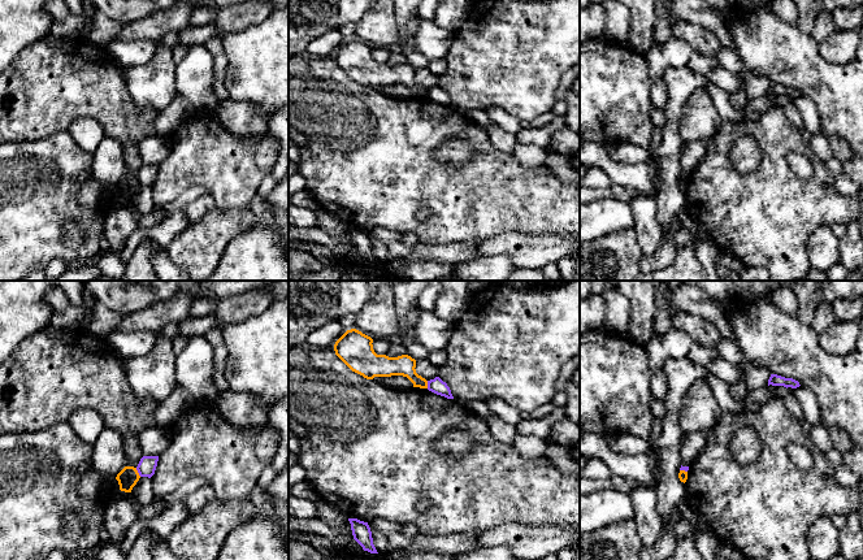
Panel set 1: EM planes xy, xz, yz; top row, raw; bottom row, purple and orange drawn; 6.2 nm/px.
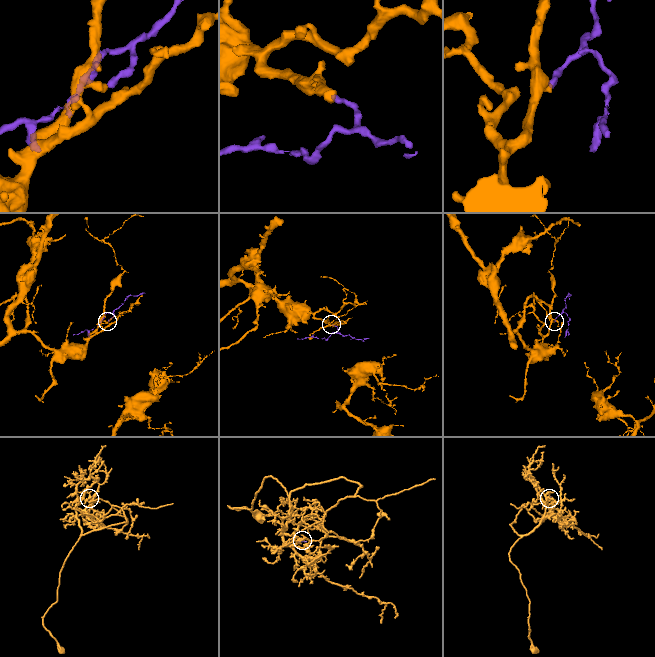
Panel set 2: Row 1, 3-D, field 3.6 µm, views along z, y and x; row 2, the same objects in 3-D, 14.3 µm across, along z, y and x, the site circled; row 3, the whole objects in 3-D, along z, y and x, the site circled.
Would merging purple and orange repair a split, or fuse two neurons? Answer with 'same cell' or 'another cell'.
another cell

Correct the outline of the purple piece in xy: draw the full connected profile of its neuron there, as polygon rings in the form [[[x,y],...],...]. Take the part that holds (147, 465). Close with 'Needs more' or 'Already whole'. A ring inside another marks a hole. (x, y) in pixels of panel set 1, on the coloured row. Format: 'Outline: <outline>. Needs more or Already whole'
Outline: [[[143,456],[136,466],[140,477],[151,478],[155,474],[159,456]]]. Already whole

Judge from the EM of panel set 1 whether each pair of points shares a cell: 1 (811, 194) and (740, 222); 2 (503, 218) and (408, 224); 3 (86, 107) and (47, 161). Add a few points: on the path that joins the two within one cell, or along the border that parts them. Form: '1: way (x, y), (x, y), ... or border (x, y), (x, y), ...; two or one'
1: way (793, 209), (758, 217); one
2: way (480, 218), (454, 218), (446, 225), (432, 225); one
3: border (66, 130), (37, 139); two

